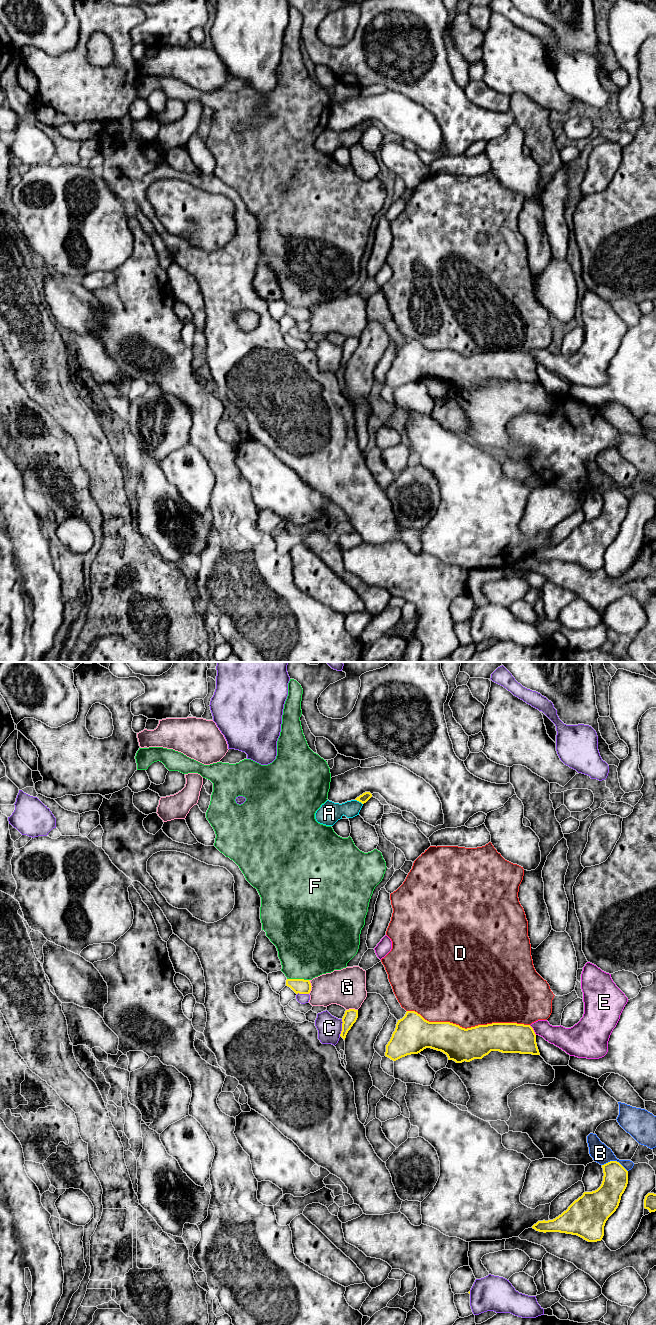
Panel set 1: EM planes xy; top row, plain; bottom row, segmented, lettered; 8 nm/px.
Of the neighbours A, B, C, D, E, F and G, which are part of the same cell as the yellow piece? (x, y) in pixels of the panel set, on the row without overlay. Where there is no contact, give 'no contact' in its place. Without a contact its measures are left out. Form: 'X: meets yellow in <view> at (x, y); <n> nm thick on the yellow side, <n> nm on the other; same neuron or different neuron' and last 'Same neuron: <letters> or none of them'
A: meets yellow in xy at (359, 129); 70 nm thick on the yellow side, 170 nm on the other; different neuron
B: meets yellow in xy at (615, 489); 200 nm thick on the yellow side, 150 nm on the other; different neuron
C: meets yellow in xy at (342, 355); 110 nm thick on the yellow side, 190 nm on the other; different neuron
D: meets yellow in xy at (468, 356); 280 nm thick on the yellow side, 480 nm on the other; same neuron
E: meets yellow in xy at (533, 358); 240 nm thick on the yellow side, 170 nm on the other; different neuron
F: meets yellow in xy at (298, 307); 120 nm thick on the yellow side, 460 nm on the other; different neuron
G: meets yellow in xy at (311, 314); 120 nm thick on the yellow side, 280 nm on the other; different neuron
Same neuron: D

